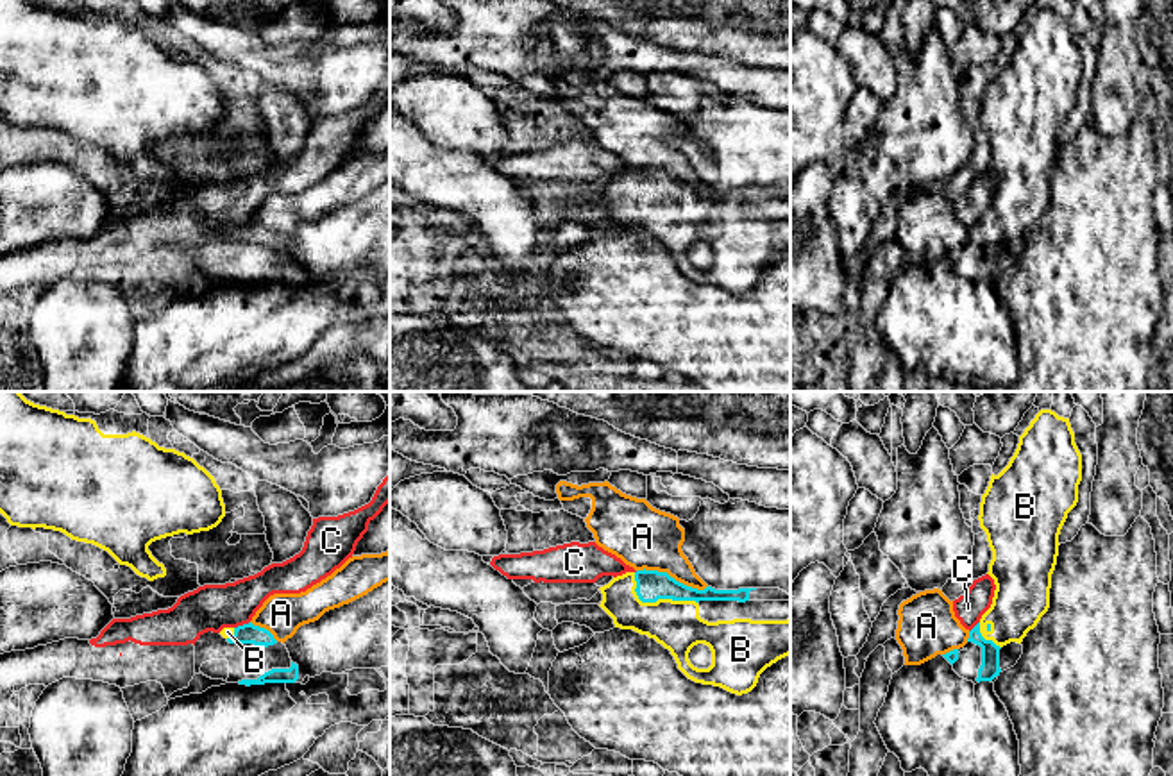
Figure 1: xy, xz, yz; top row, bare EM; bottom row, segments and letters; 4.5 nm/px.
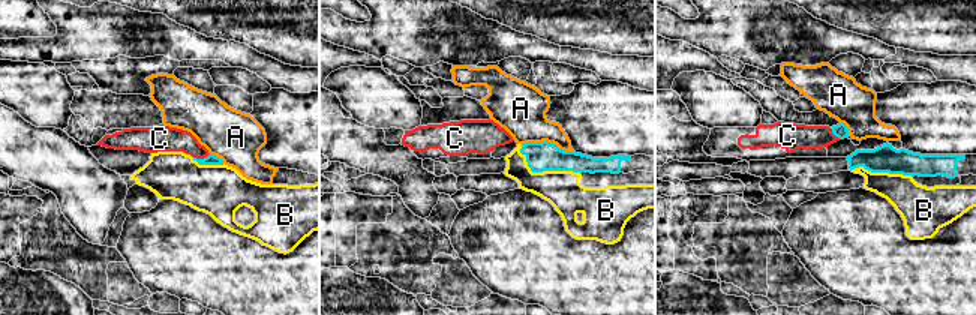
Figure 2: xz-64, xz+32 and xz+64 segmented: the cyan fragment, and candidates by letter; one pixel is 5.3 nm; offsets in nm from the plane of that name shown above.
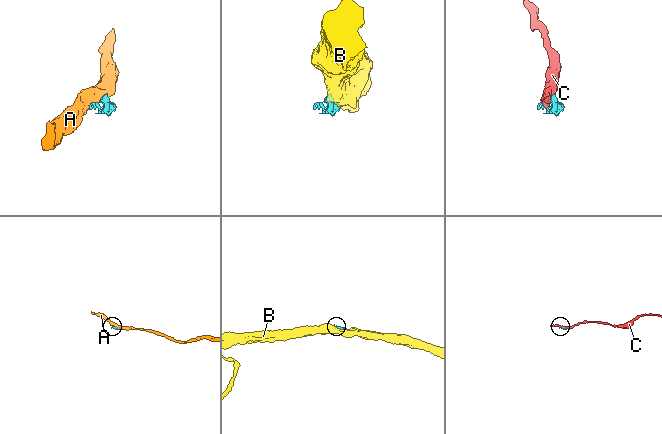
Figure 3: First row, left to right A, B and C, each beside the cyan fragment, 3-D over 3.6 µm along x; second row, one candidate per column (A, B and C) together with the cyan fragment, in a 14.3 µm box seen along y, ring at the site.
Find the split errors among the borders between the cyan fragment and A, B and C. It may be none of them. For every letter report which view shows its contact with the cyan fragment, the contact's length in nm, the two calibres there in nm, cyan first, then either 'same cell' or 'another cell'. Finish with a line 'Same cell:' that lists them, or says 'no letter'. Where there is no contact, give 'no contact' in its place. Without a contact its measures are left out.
A: contact in xz; length 340 nm; calibres 140 and 280 nm; another cell
B: contact in xz; length 320 nm; calibres 140 and 220 nm; another cell
C: contact in xy; length 80 nm; calibres 90 and 200 nm; another cell
Same cell: no letter

